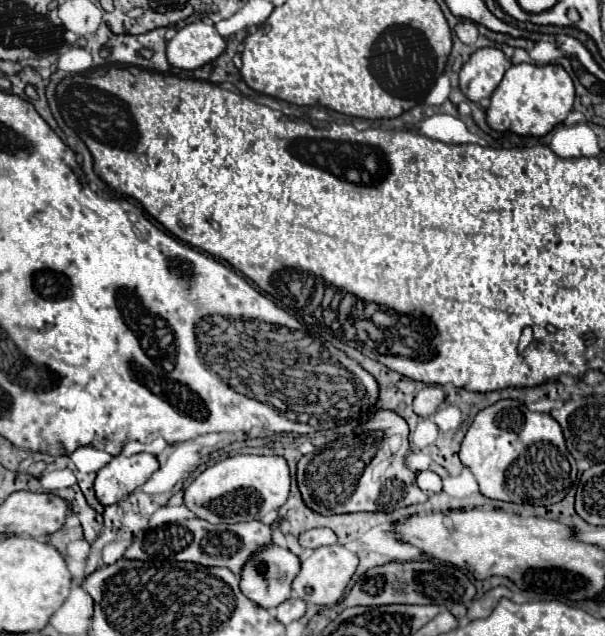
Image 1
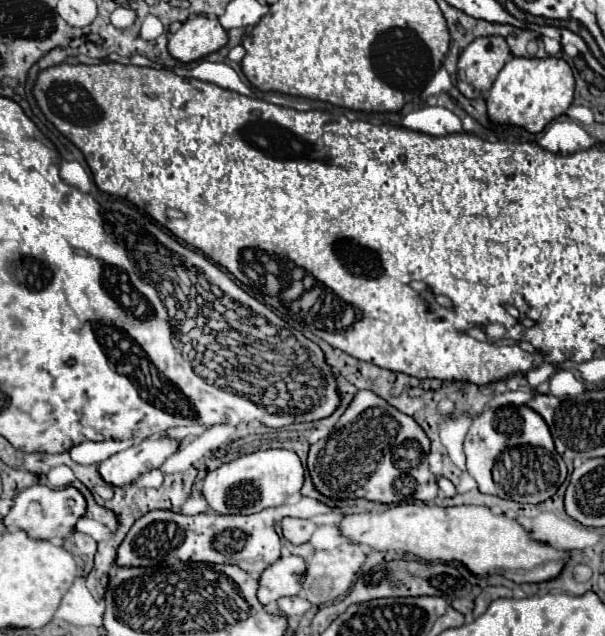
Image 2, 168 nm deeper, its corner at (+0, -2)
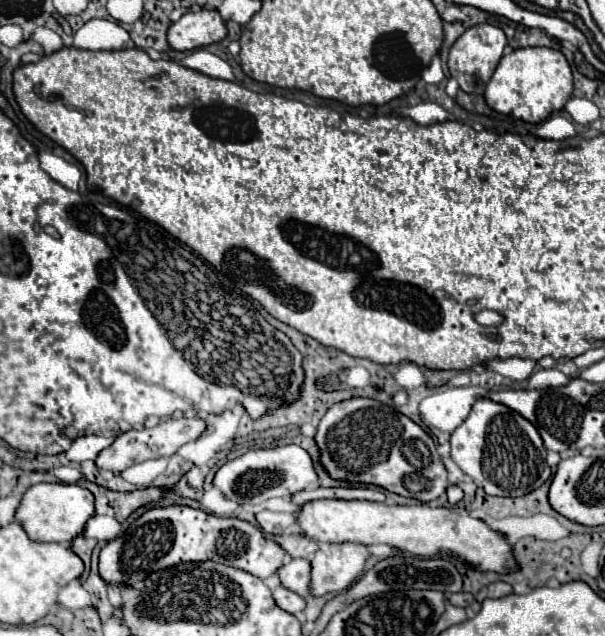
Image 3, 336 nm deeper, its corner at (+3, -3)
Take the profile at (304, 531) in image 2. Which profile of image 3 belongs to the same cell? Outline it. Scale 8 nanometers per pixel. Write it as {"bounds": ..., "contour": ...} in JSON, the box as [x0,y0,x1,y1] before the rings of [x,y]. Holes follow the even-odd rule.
{"bounds":[256,510,296,534],"contour":[[[262,510],[256,514],[256,520],[260,524],[260,528],[268,534],[280,534],[284,528],[290,528],[296,524],[296,518],[288,512],[270,512],[270,510]]]}

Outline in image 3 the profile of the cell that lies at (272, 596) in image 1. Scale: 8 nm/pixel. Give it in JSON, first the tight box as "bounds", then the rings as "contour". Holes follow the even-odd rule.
{"bounds":[278,558,310,598],"contour":[[[296,558],[290,560],[288,564],[284,564],[278,570],[278,576],[282,580],[282,586],[286,586],[288,590],[300,594],[302,598],[306,598],[310,594],[308,590],[308,582],[310,582],[310,562]]]}

